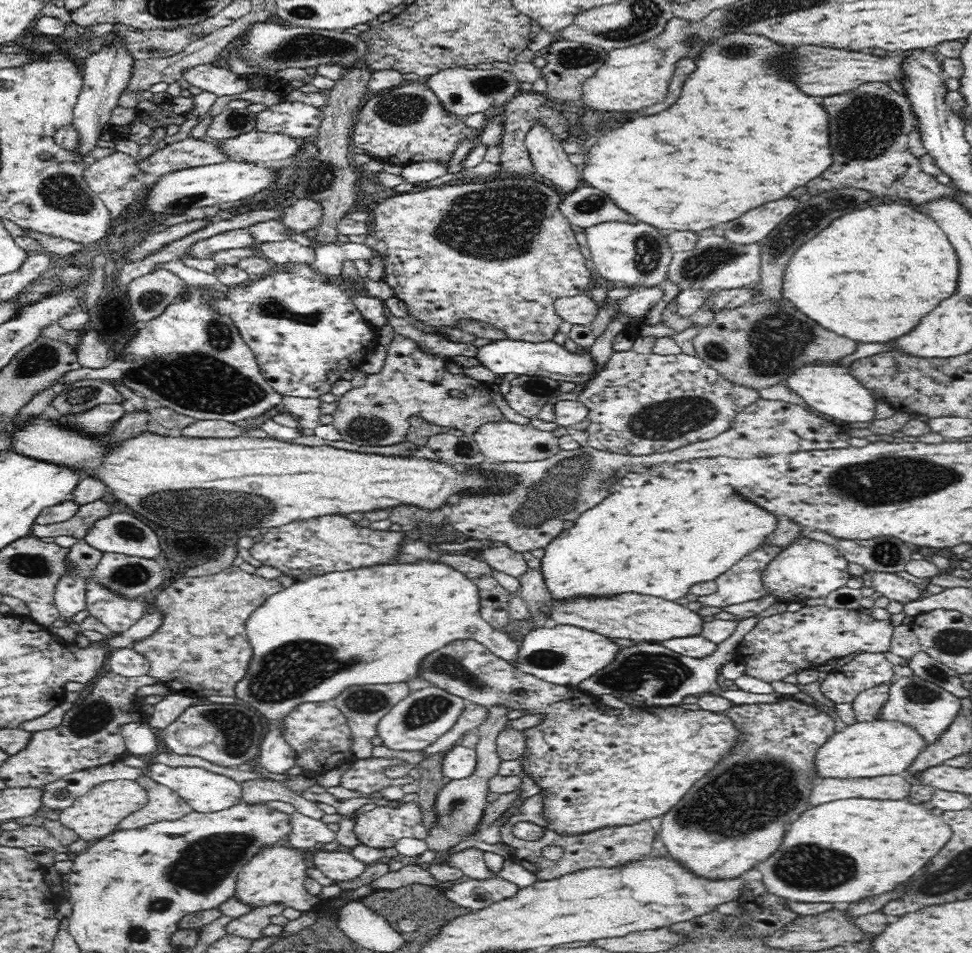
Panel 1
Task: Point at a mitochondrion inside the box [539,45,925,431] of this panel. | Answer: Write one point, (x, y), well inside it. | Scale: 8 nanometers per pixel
(868, 125)

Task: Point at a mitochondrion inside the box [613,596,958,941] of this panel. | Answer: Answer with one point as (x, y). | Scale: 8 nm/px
(771, 786)

